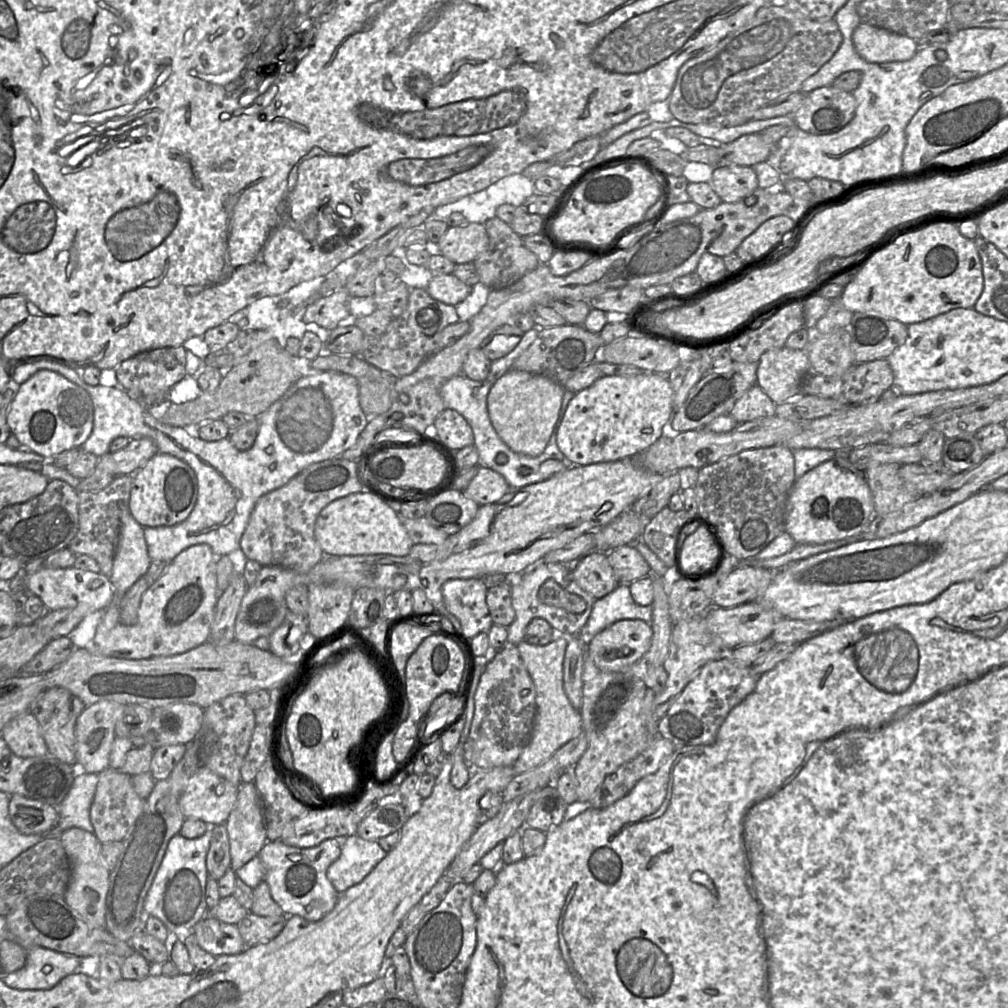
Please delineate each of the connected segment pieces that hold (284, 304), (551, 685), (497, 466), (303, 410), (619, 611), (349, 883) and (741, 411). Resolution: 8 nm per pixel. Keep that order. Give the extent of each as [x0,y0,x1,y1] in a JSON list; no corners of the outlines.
[[226,276,324,348],[513,635,582,775],[441,326,575,489],[13,361,368,563],[580,584,652,639],[326,834,387,894],[729,384,776,424]]

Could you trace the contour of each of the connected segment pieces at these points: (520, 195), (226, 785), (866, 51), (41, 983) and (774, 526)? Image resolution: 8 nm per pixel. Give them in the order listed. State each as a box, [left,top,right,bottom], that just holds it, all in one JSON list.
[[431,173,534,224],[179,766,238,825],[852,22,919,63],[3,946,82,990],[694,445,795,561]]

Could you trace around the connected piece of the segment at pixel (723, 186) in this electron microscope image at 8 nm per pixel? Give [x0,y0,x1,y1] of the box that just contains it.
[710,164,759,203]

